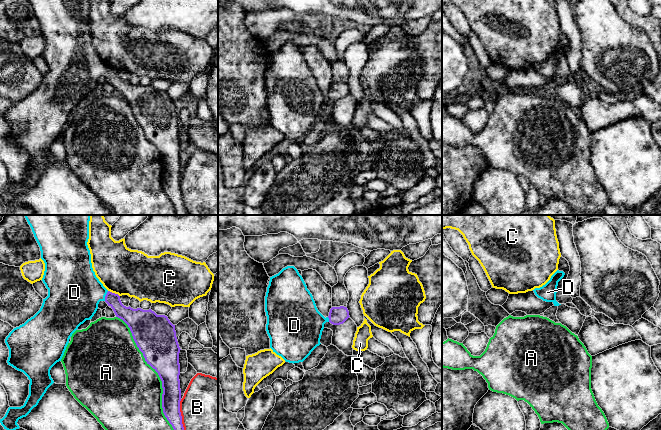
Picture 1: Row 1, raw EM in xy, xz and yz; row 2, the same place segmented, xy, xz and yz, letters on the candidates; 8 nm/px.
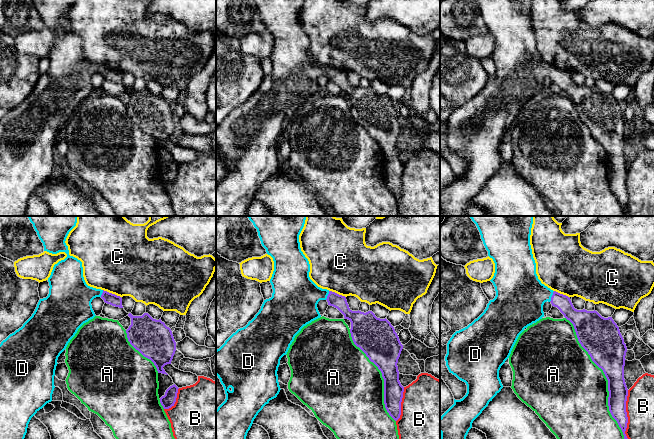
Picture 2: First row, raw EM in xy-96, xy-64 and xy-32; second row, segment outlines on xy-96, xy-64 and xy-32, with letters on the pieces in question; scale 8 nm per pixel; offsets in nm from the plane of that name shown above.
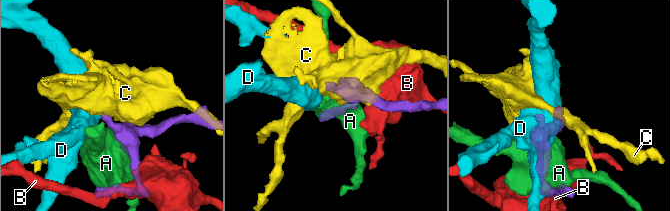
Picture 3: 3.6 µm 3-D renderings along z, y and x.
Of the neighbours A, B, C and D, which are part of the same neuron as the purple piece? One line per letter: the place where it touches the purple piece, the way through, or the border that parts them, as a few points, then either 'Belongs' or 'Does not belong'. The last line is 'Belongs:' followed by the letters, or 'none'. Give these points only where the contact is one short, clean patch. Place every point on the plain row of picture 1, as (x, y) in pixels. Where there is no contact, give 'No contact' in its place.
A: Touches purple at xy (159, 152). Does not belong
B: Touches purple at xy (181, 195). Does not belong
C: Touches purple at xy (114, 69). Does not belong
D: Touches purple at xy (105, 72). Path across: xy (129, 91), (124, 89), (105, 72), (100, 69), (74, 69). Belongs
Belongs: D

